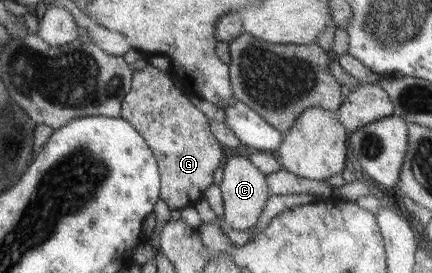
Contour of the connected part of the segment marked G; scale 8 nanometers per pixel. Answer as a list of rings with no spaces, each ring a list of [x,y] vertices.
[[[147,63],[143,69],[135,70],[132,74],[131,92],[127,94],[121,105],[120,118],[129,122],[151,148],[158,162],[160,198],[168,204],[170,210],[181,210],[199,204],[204,198],[204,192],[214,184],[213,173],[221,167],[221,162],[226,158],[221,144],[211,134],[205,114],[197,109],[181,90],[177,89],[167,73]]]

